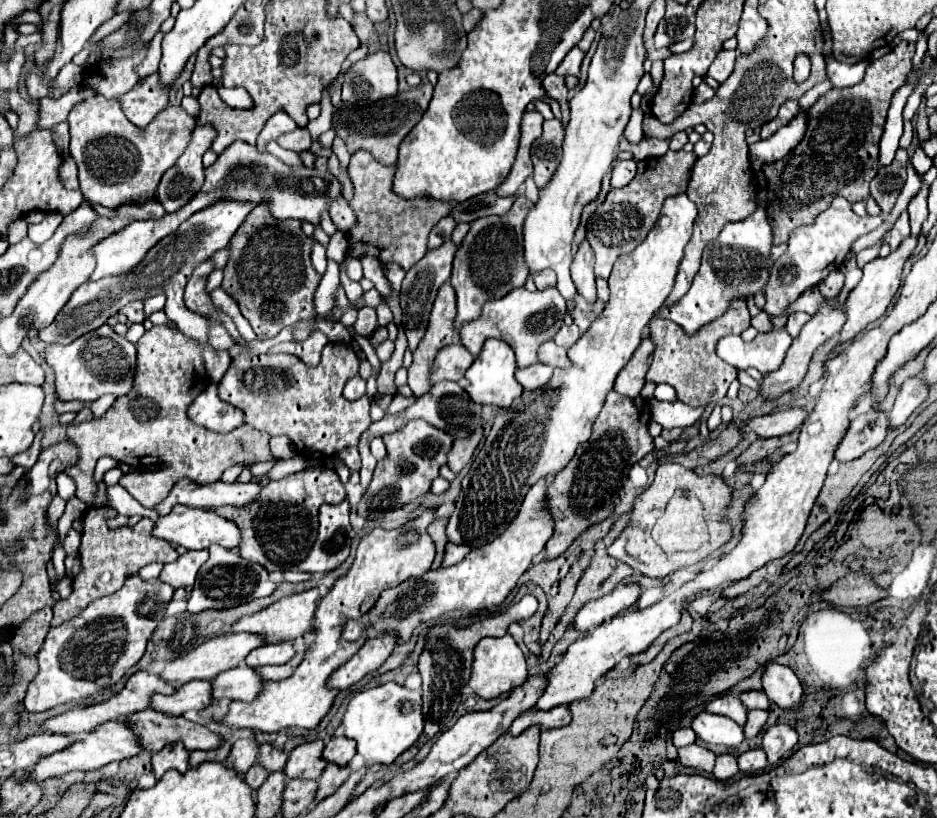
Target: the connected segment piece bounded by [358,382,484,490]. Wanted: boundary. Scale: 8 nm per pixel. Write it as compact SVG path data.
M438 382L438 384L434 384L434 388L432 388L432 392L428 392L428 396L418 398L412 406L408 406L406 410L402 410L402 412L398 412L398 414L394 414L394 416L384 416L384 420L374 422L374 424L364 432L364 436L362 436L362 440L360 440L358 444L361 459L366 466L369 466L361 467L360 469L360 486L362 486L364 490L370 486L375 465L377 464L377 460L370 452L370 443L373 438L382 436L382 434L386 434L386 432L394 432L394 430L402 428L404 424L408 424L410 420L418 420L418 418L420 418L420 420L426 420L428 424L432 424L434 428L440 428L442 432L446 432L446 434L450 434L450 436L456 434L456 438L466 438L466 436L470 436L472 432L482 430L482 424L484 424L484 422L482 422L482 406L476 404L476 402L472 402L472 398L468 396L468 392L466 392L458 382Z

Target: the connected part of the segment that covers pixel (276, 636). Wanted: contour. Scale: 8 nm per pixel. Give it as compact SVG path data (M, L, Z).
M310 588L310 590L304 590L300 594L282 598L282 600L274 602L272 606L256 612L252 616L244 616L242 620L238 620L232 626L232 630L236 630L236 632L260 632L262 636L272 636L272 640L268 640L270 644L280 642L280 640L294 640L298 636L314 632L314 614L316 614L318 602L320 602L318 588Z

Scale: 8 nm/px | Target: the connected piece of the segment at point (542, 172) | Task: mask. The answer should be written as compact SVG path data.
M546 120L544 134L532 144L532 162L534 162L534 182L538 188L544 188L562 160L562 138L564 130L560 120Z

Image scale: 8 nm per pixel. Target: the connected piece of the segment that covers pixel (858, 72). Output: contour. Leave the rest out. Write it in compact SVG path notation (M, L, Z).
M826 56L826 72L828 72L828 80L834 84L834 88L850 88L850 86L856 86L864 78L866 62L840 64L840 62L832 60L830 56Z

